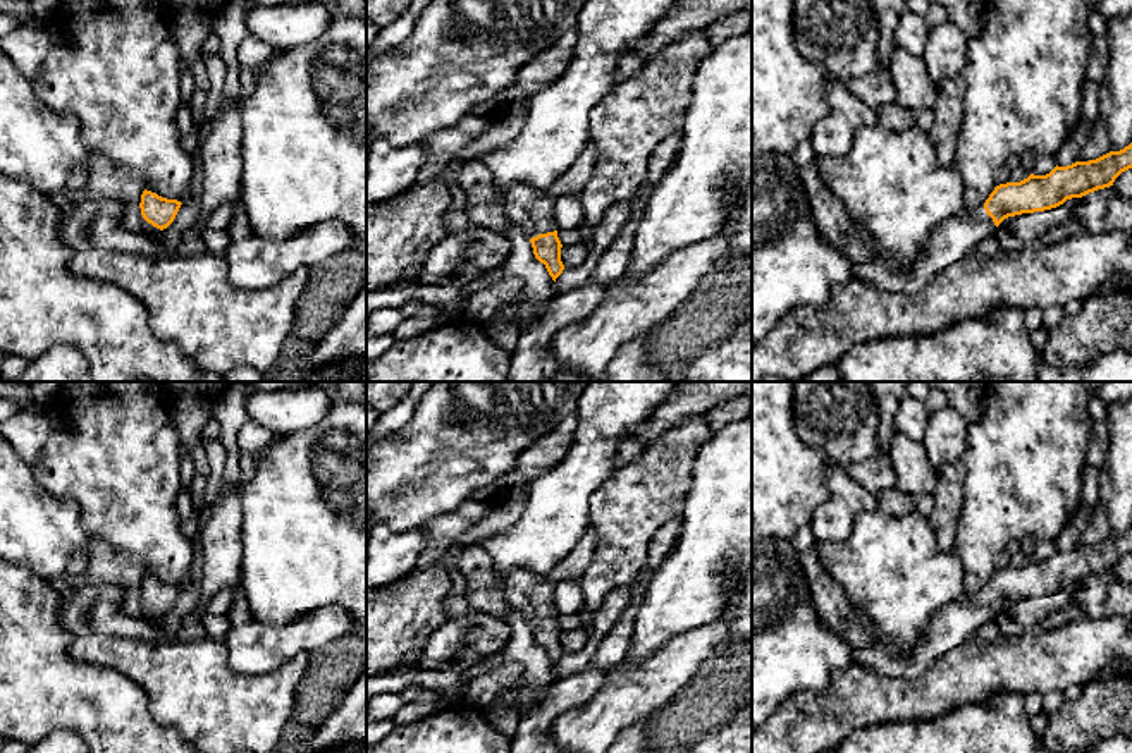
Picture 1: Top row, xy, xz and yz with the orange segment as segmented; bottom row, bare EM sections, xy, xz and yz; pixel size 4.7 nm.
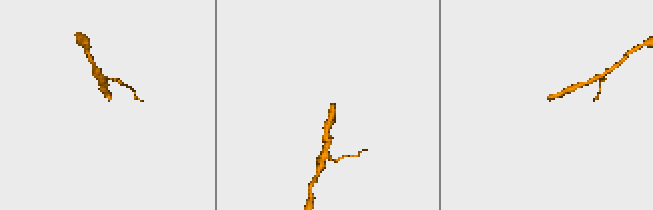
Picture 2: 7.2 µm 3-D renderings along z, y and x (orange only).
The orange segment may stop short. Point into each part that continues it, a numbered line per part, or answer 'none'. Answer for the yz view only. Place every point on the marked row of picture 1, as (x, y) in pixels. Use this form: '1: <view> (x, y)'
1: yz (955, 238)

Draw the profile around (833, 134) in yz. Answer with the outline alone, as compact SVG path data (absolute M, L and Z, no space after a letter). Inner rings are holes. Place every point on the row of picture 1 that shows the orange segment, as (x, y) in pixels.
M827 79L822 93L829 112L814 126L810 143L815 156L843 158L850 151L855 134L879 124L879 115L855 96L846 83Z

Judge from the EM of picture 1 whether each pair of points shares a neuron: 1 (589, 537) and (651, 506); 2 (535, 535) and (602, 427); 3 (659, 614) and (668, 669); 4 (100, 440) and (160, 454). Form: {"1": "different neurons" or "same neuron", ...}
{"1": "different neurons", "2": "same neuron", "3": "different neurons", "4": "same neuron"}

